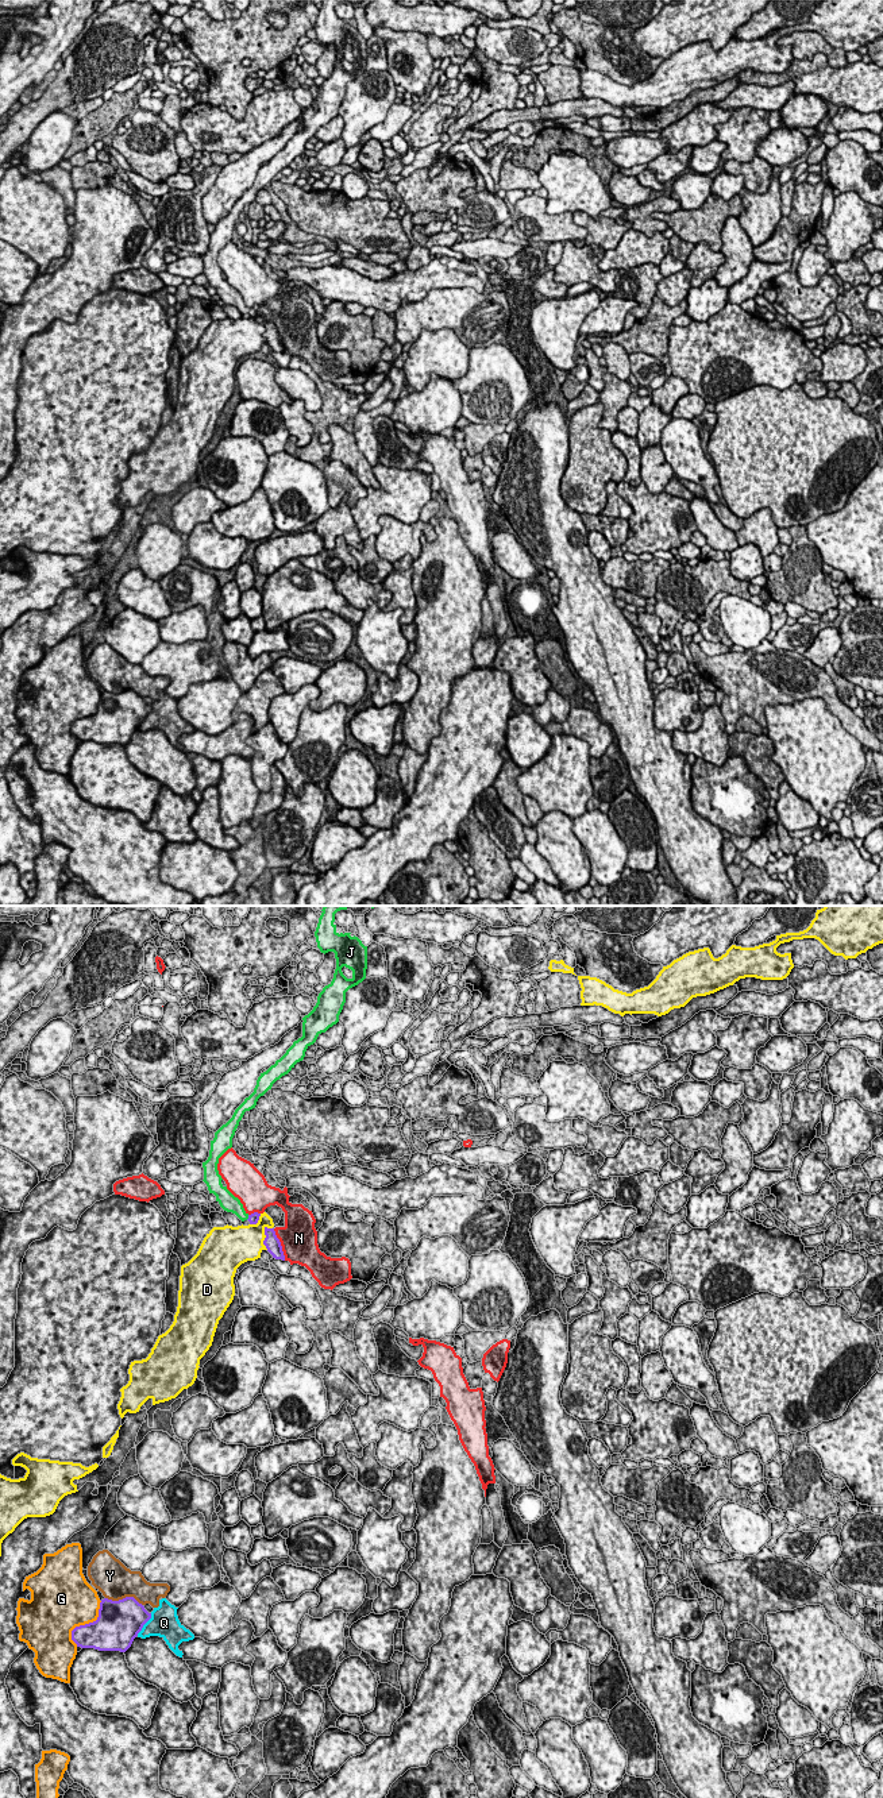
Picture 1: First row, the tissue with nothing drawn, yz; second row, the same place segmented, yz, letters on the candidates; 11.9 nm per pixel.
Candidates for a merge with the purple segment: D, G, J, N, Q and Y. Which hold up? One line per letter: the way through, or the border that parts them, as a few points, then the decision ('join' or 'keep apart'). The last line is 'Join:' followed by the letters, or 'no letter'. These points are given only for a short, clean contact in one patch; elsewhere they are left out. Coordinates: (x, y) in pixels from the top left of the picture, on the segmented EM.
D: keep apart
G: keep apart
J: across yz (253, 1218), (249, 1218), (232, 1204) | join
N: keep apart
Q: keep apart
Y: keep apart
Join: J

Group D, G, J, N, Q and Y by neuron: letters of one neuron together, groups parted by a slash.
D / G / J / N / Q / Y

